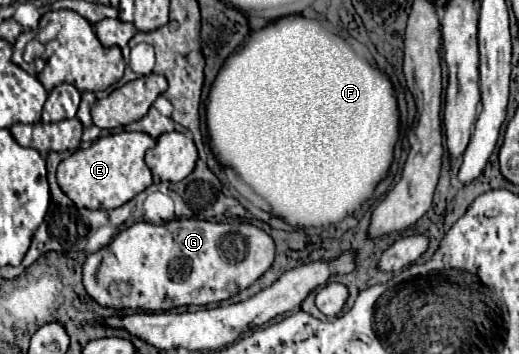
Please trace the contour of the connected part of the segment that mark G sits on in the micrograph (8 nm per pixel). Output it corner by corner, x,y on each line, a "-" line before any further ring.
169,220
165,224
137,222
119,232
105,248
89,254
83,262
83,288
103,308
139,308
145,312
167,312
179,306
207,306
227,300
251,286
269,270
275,258
273,238
249,222
207,222
207,220

